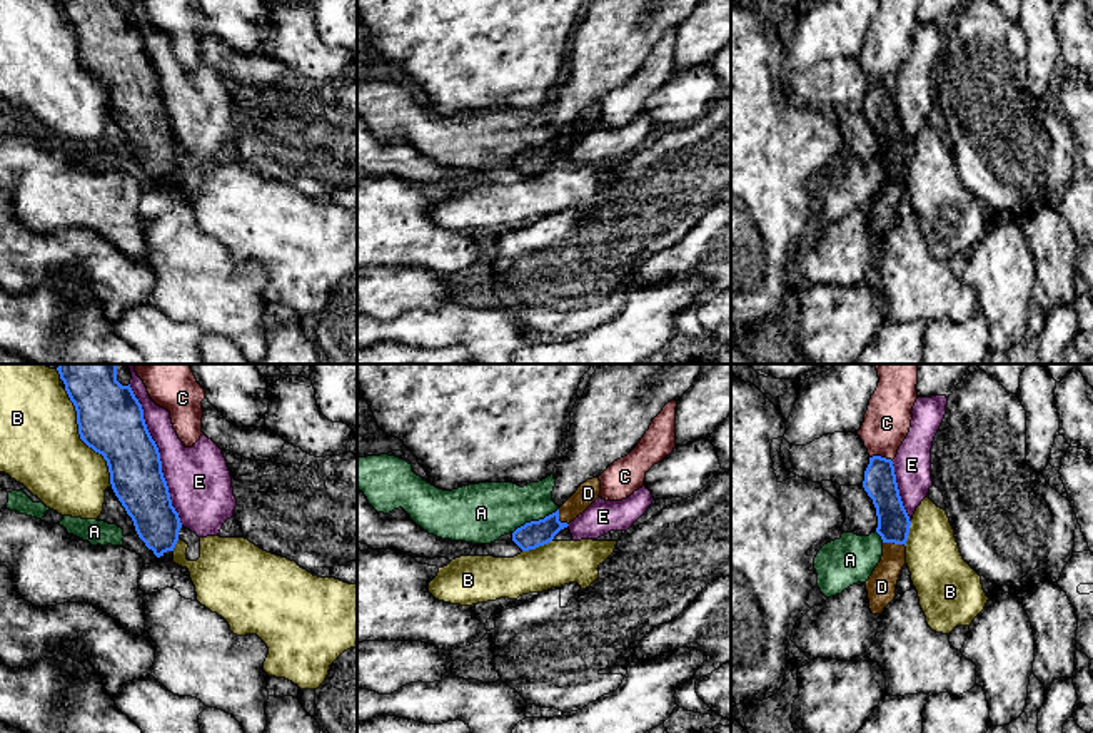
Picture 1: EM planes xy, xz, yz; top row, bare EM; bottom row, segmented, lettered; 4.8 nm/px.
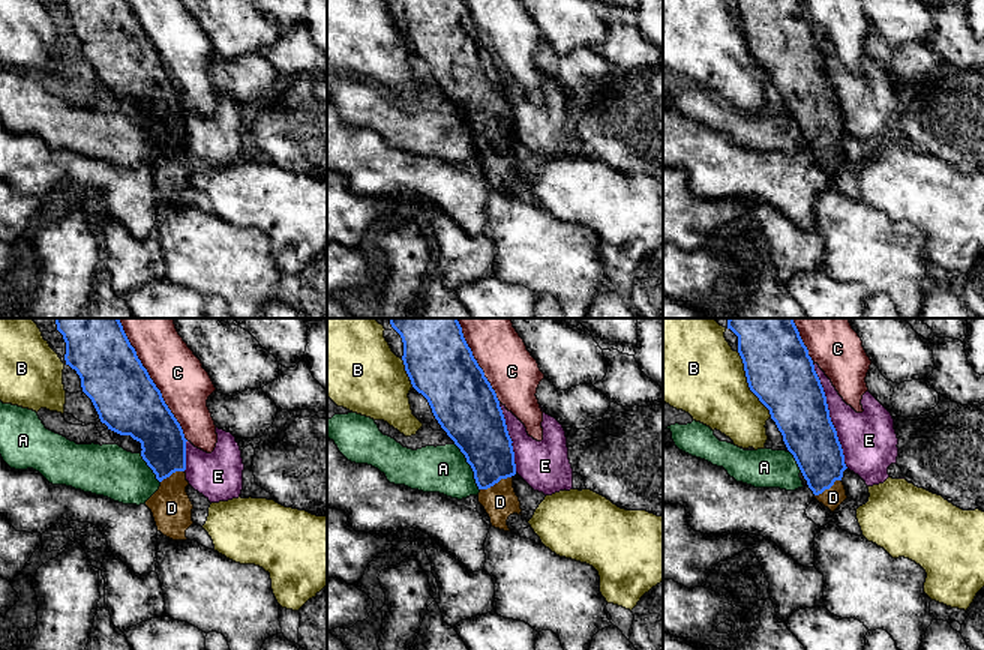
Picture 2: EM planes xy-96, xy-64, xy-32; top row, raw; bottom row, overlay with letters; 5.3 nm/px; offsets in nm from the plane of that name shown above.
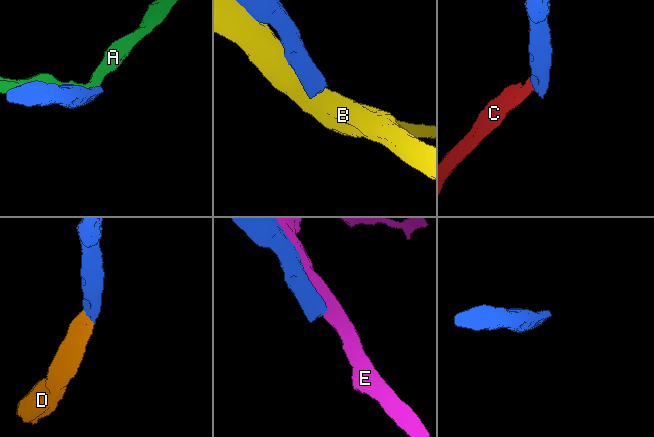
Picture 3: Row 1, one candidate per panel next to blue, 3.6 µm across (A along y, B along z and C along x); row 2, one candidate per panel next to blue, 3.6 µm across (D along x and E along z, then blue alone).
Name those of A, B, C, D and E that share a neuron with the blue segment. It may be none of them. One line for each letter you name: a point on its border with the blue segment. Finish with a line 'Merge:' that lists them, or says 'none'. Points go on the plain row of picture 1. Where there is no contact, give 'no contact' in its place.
D: meets blue in yz at (895, 169)
Merge: D

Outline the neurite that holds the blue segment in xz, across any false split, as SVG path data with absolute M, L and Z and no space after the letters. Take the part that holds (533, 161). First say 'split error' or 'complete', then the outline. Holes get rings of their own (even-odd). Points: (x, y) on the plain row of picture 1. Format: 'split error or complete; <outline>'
split error; M599 104L587 105L577 117L552 140L539 147L526 149L512 159L512 167L522 175L536 175L554 165L554 162L582 140L601 120Z

